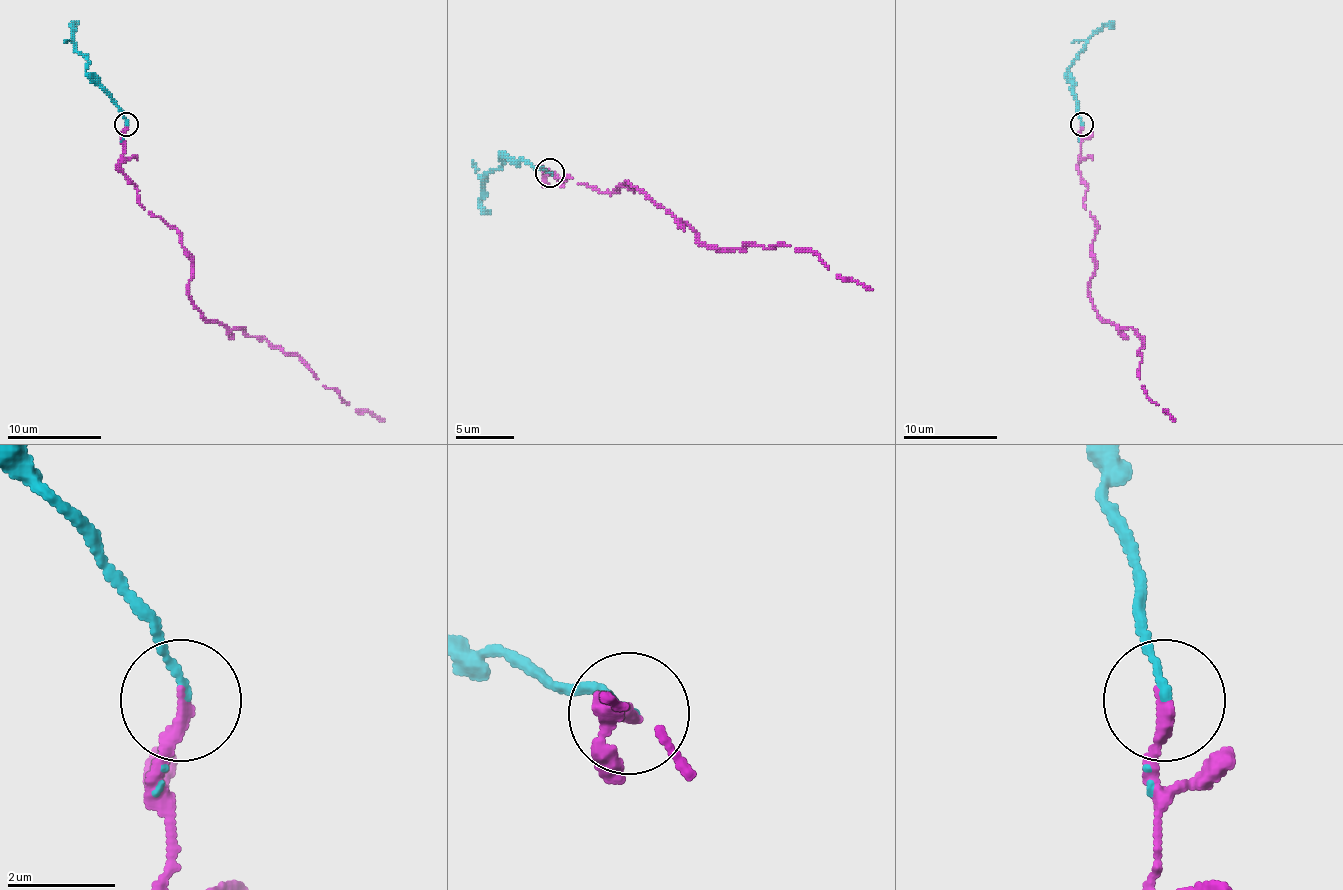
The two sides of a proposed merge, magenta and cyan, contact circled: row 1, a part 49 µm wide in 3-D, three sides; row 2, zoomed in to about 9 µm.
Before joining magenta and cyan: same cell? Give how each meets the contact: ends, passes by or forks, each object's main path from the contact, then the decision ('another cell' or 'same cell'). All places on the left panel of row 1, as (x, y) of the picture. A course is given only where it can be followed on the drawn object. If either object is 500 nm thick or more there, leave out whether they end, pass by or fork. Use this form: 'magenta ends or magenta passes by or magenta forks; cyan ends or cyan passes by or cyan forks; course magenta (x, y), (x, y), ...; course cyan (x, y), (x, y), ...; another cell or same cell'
magenta ends; cyan passes by; course magenta (125, 125), (121, 172), (142, 207), (177, 231), (196, 308), (295, 353), (323, 386), (384, 421); course cyan (125, 125), (123, 111), (85, 66), (88, 61), (74, 42), (71, 23), (78, 21); same cell

